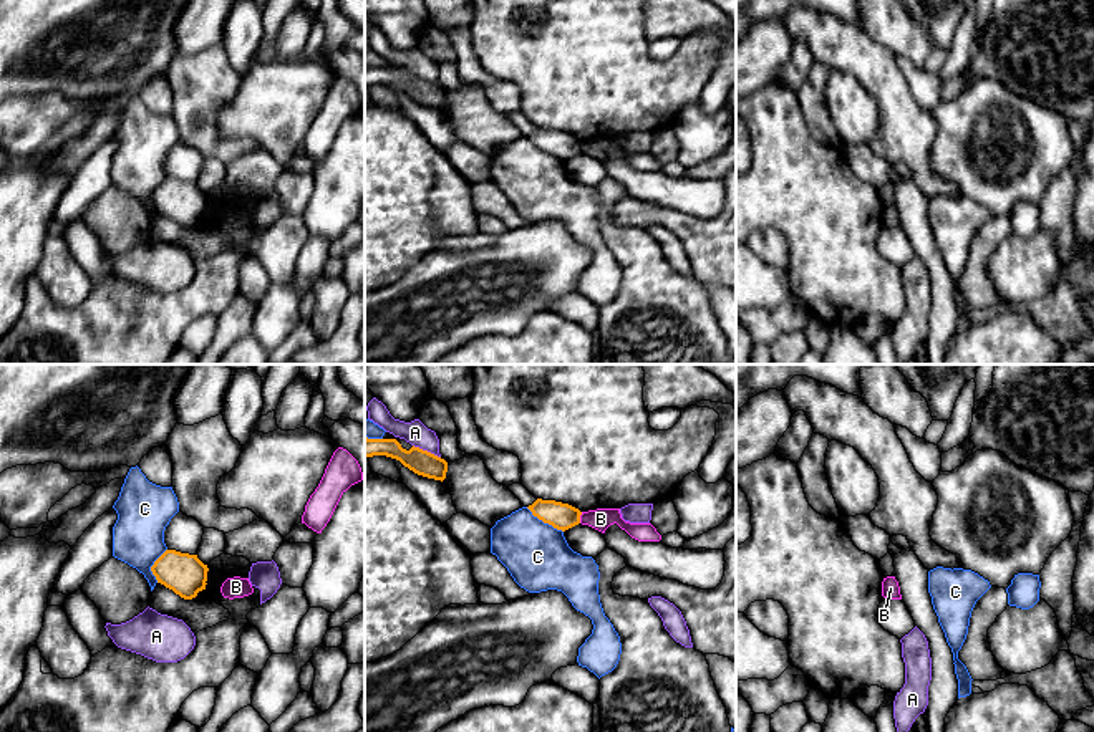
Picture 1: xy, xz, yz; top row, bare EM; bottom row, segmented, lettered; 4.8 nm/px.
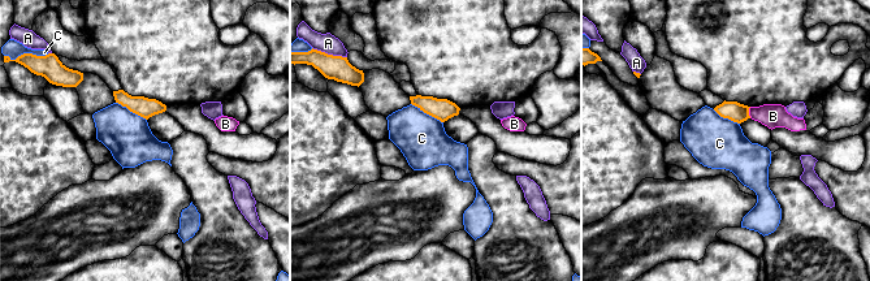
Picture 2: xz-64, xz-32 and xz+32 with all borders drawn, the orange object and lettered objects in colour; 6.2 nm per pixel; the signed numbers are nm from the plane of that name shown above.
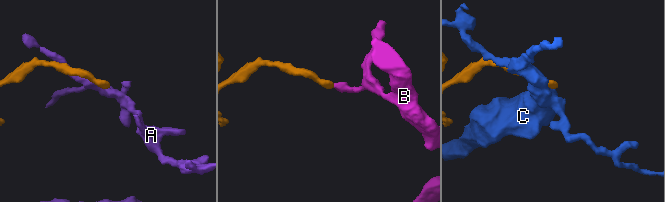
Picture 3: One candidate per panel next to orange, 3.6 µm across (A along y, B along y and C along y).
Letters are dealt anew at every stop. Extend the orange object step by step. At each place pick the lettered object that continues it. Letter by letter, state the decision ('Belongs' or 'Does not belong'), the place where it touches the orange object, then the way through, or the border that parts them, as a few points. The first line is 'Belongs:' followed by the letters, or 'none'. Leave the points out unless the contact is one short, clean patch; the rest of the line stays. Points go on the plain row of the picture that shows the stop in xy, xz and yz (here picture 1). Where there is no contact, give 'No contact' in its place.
Belongs: none
A: Does not belong. Touches orange at xz (426, 80). Boundary: xz (413, 73), (440, 86)
B: Does not belong. Touches orange at xz (579, 146). Boundary: xz (582, 141), (579, 151)
C: Does not belong. Touches orange at xz (544, 151)

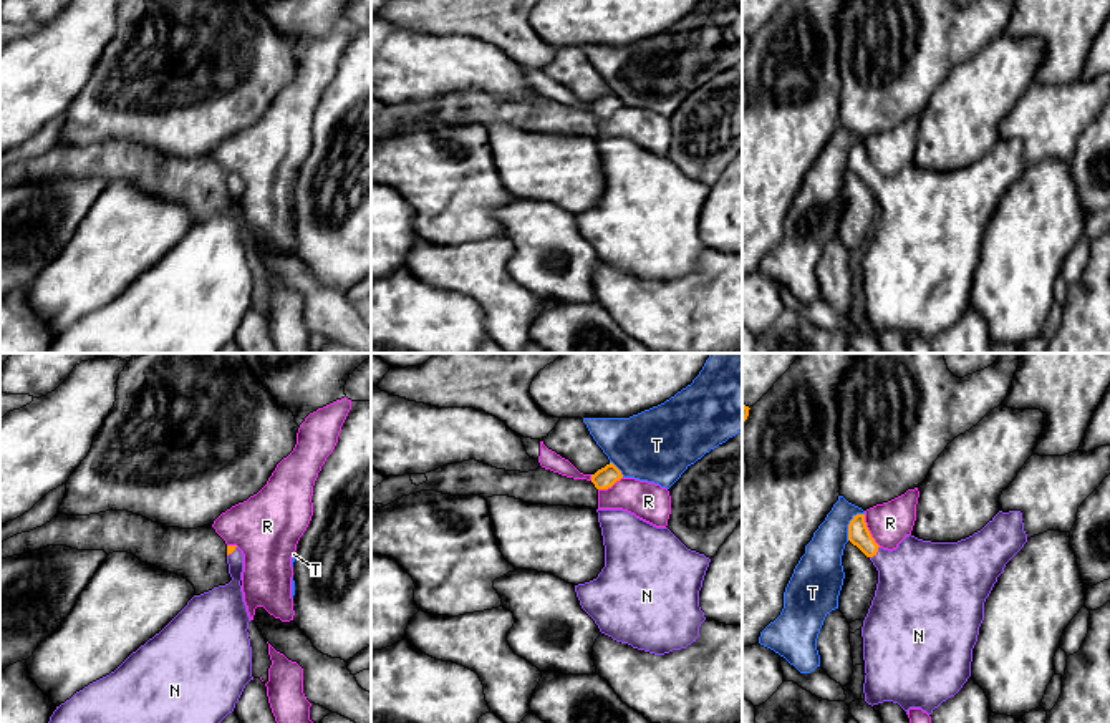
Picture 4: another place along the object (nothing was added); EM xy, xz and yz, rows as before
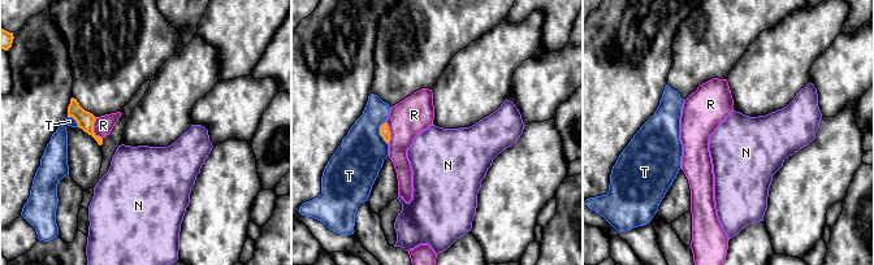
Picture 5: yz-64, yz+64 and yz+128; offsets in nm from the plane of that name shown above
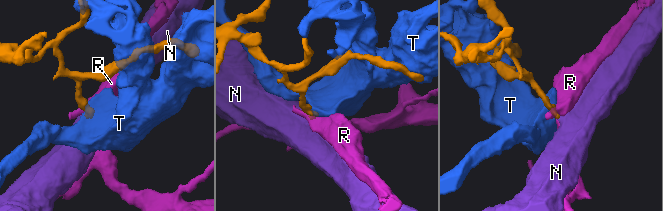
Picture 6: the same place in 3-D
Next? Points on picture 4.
Belongs: N
N: Belongs. Touches orange at yz (875, 181). Path across: yz (859, 163), (875, 181), (918, 209)
R: Does not belong. Touches orange at yz (868, 160). Boundary: yz (863, 143), (870, 164), (880, 174)
T: Does not belong. Touches orange at yz (849, 153)

